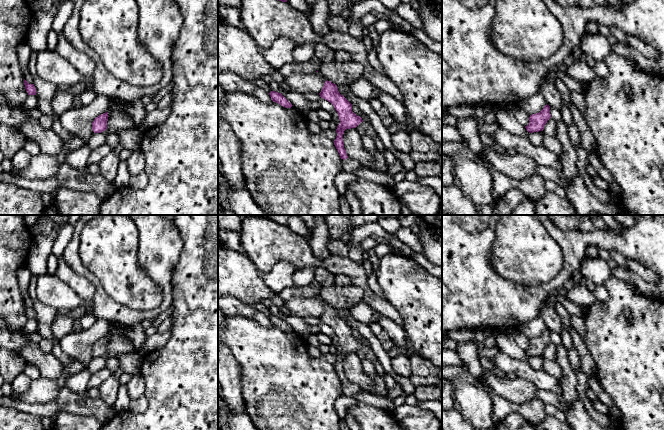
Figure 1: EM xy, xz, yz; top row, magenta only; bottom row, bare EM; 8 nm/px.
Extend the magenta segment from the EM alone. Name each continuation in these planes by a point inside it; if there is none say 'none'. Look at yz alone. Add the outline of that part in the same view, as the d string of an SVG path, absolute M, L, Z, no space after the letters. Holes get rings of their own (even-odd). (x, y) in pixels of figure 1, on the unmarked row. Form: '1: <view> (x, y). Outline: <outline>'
none

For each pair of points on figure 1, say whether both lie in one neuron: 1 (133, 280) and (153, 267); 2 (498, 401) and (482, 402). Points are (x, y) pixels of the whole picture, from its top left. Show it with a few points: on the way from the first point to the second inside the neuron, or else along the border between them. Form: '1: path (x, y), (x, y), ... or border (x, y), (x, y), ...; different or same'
1: border (138, 250), (137, 257), (140, 267), (161, 289); different
2: border (479, 383), (491, 397), (492, 416), (494, 419); different

